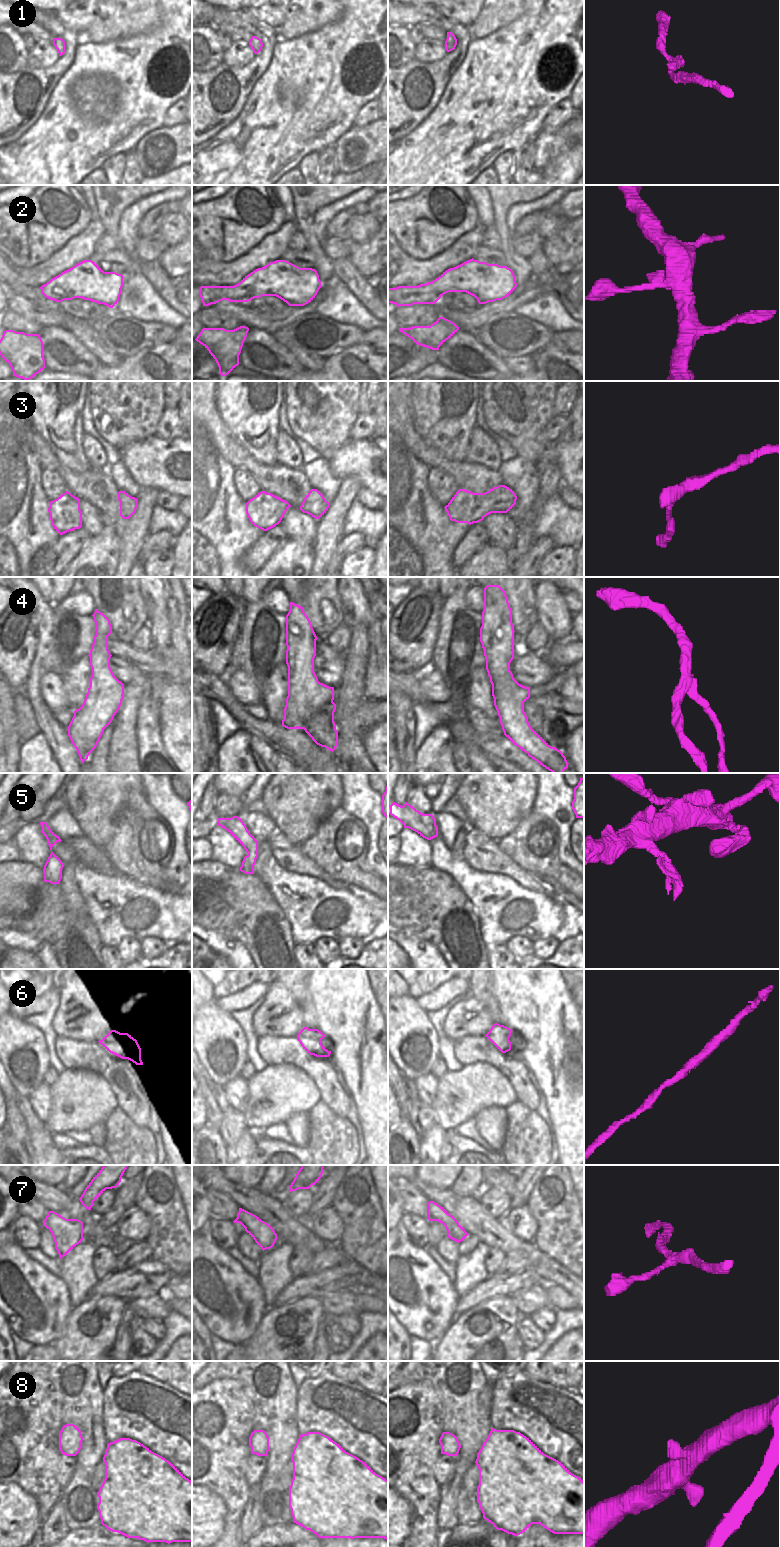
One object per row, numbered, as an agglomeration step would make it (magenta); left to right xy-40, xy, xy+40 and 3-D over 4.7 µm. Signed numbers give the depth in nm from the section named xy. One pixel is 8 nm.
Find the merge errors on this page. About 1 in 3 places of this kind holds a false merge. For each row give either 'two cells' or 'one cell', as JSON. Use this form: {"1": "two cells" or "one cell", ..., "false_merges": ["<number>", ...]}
{"1": "one cell", "2": "one cell", "3": "one cell", "4": "two cells", "5": "one cell", "6": "one cell", "7": "one cell", "8": "one cell", "false_merges": ["4"]}

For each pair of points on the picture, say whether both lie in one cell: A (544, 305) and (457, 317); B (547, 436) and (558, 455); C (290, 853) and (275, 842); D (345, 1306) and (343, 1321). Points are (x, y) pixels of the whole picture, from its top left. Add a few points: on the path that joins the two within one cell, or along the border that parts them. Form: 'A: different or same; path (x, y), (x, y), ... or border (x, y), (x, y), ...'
A: different; border (536, 298), (518, 305), (512, 311)
B: different; border (557, 440), (548, 443)
C: same; path (286, 851), (279, 845)
D: different; border (357, 1315), (340, 1315), (335, 1319)

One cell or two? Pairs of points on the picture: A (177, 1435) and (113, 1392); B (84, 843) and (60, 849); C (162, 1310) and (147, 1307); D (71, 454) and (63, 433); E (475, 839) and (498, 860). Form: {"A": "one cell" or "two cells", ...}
{"A": "one cell", "B": "two cells", "C": "one cell", "D": "one cell", "E": "one cell"}

